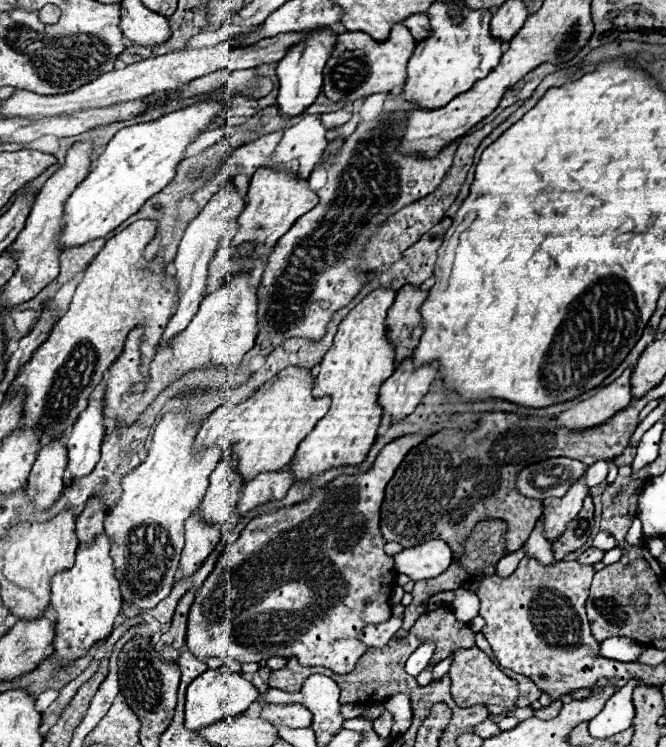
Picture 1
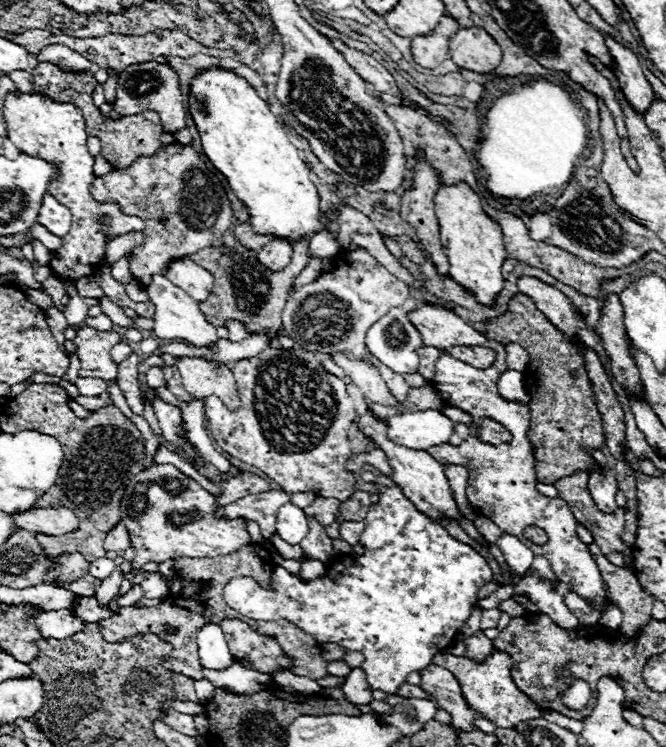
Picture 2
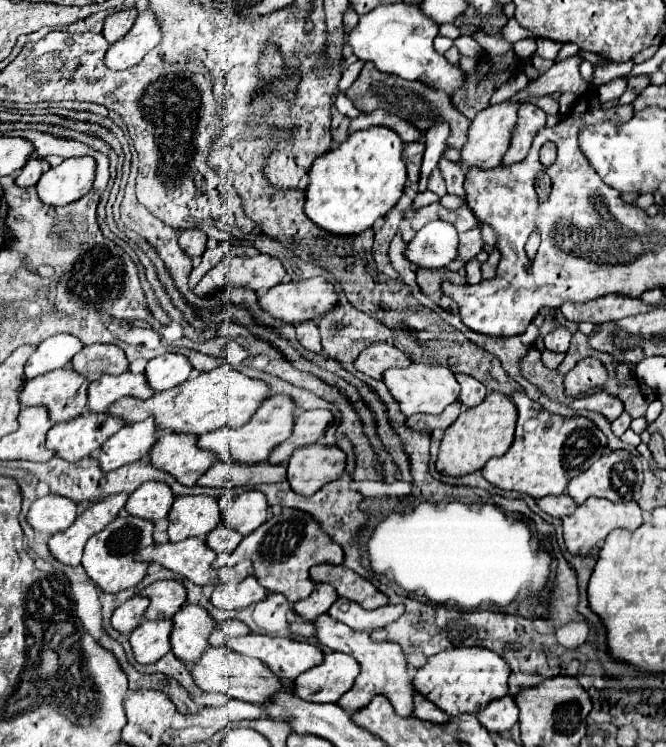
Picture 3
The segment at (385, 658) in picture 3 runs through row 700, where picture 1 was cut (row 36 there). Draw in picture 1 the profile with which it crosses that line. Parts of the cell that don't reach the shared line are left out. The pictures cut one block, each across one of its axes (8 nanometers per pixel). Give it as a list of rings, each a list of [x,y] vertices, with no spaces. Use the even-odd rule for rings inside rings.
[[[396,24],[386,42],[376,42],[364,32],[344,32],[336,40],[336,54],[324,68],[322,92],[334,102],[354,102],[372,94],[388,94],[406,80],[406,64],[416,48],[416,40],[404,24]]]

